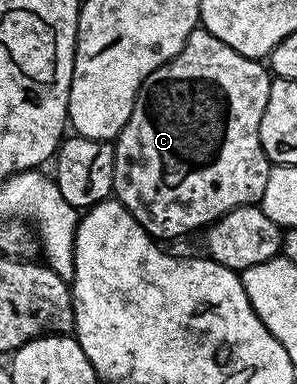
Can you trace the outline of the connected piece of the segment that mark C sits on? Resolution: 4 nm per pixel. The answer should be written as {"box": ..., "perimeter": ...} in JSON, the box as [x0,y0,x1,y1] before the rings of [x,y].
{"box":[113,29,272,241],"perimeter":[[[196,29],[188,37],[188,41],[184,41],[184,45],[180,49],[180,53],[176,53],[176,57],[172,57],[164,65],[160,65],[152,72],[151,75],[142,82],[142,87],[138,91],[136,101],[132,105],[132,113],[128,117],[128,121],[124,125],[124,129],[118,134],[117,139],[113,140],[114,144],[114,189],[113,194],[116,196],[119,203],[125,205],[128,209],[128,213],[132,213],[132,217],[136,217],[138,224],[145,229],[149,235],[153,235],[155,240],[163,241],[162,239],[174,239],[177,235],[186,235],[189,231],[201,232],[203,229],[210,226],[211,223],[215,223],[217,219],[221,219],[223,215],[228,214],[230,211],[235,211],[238,207],[248,207],[259,202],[258,198],[263,198],[266,195],[266,186],[268,185],[268,177],[272,170],[272,164],[268,156],[264,153],[264,149],[260,145],[258,138],[260,137],[260,121],[264,117],[264,105],[268,105],[268,93],[270,92],[271,74],[268,70],[265,62],[257,59],[249,59],[244,57],[240,53],[236,53],[236,49],[232,49],[232,45],[224,45],[224,41],[220,41],[220,37],[213,35],[211,31],[205,29]]]}

